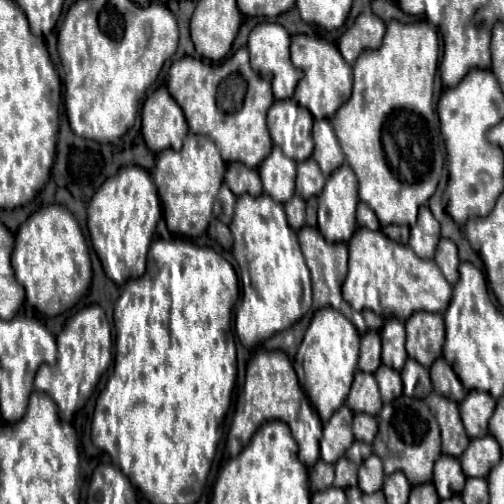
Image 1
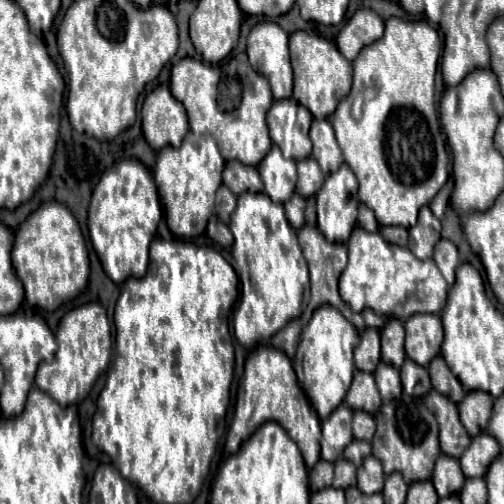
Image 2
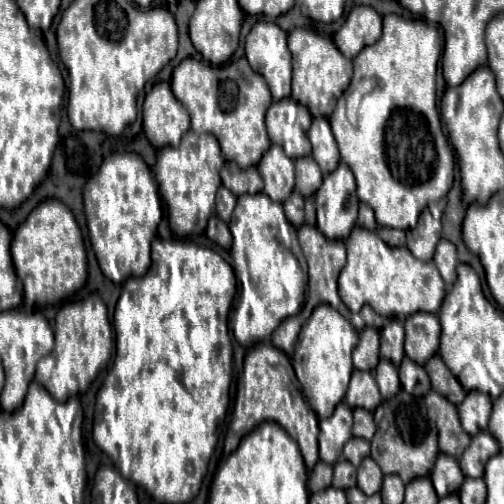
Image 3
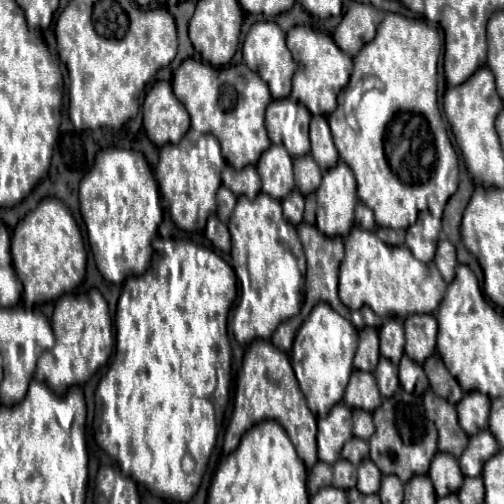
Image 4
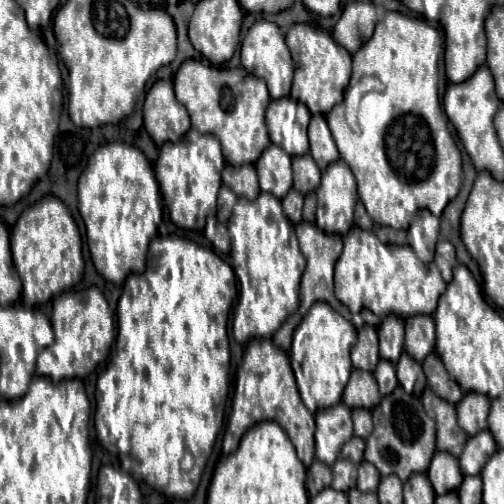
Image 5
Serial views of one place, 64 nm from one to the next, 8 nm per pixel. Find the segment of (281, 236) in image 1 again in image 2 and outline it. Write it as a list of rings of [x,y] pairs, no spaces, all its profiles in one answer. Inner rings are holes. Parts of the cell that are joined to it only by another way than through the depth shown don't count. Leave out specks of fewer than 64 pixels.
[[[240,194],[229,228],[234,242],[231,255],[241,283],[241,296],[234,310],[234,334],[244,348],[254,348],[270,340],[292,318],[302,314],[304,289],[309,271],[298,246],[296,230],[288,224],[284,206],[268,198],[268,194]]]

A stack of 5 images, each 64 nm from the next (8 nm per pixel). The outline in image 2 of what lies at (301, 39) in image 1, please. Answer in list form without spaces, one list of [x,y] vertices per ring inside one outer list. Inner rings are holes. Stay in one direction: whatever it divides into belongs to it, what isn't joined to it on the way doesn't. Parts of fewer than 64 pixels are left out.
[[[298,30],[290,34],[290,56],[294,68],[294,94],[292,98],[306,106],[314,118],[328,118],[336,104],[350,92],[352,86],[352,62],[344,60],[336,44],[328,42],[318,34]]]

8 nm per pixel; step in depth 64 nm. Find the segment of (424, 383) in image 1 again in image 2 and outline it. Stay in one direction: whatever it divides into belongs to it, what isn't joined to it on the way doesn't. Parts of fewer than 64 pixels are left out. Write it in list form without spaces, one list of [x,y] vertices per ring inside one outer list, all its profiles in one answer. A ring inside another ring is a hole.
[[[408,358],[404,360],[404,366],[400,368],[400,376],[402,376],[402,388],[410,396],[424,396],[432,388],[426,368]]]

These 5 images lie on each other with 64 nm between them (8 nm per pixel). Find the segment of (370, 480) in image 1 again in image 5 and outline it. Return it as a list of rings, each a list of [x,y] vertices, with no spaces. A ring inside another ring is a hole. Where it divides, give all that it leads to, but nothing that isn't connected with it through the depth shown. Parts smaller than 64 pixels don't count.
[[[362,462],[358,466],[358,490],[360,492],[376,492],[380,482],[380,472],[376,472],[376,468],[372,468],[372,464]]]

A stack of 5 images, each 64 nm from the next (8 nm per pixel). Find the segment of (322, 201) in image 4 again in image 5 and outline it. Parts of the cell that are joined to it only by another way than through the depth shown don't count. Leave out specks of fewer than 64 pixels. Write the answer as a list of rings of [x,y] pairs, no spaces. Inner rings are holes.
[[[344,160],[332,162],[322,174],[322,182],[316,190],[318,210],[316,226],[324,232],[344,234],[352,228],[356,206],[356,180]]]

